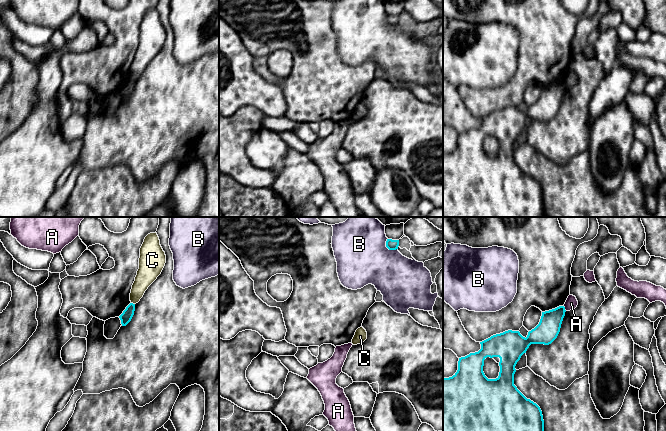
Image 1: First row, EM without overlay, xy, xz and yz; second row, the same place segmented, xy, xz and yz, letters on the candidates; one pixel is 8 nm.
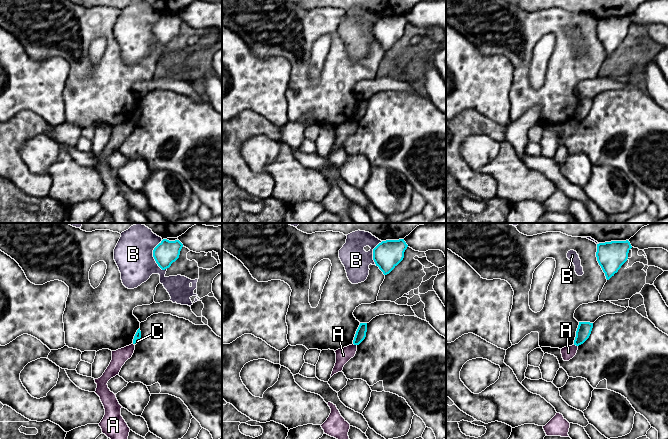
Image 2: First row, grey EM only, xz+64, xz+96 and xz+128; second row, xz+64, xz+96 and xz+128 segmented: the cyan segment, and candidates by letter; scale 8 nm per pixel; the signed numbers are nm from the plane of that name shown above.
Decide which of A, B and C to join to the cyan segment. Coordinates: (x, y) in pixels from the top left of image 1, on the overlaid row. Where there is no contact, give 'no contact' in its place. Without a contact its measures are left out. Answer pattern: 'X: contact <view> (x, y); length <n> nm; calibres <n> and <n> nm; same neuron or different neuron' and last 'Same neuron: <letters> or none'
A: contact yz (564, 308); length 50 nm; calibres 180 and 100 nm; different neuron
B: contact xz (388, 248); length 130 nm; calibres 80 and 440 nm; different neuron
C: contact xy (132, 303); length 40 nm; calibres 90 and 150 nm; different neuron
Same neuron: none

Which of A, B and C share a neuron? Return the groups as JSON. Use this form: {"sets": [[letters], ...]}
{"sets": [["A"], ["B"], ["C"]]}

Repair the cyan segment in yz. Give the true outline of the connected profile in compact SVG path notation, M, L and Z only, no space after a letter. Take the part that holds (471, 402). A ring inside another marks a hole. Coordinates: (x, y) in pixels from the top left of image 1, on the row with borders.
M565 307L542 312L539 324L523 337L519 331L508 330L480 342L481 349L459 358L457 372L449 378L443 378L443 431L544 431L544 420L540 407L527 399L514 385L515 366L531 344L551 344L558 336ZM499 357L500 372L496 379L488 379L484 372L484 360Z

